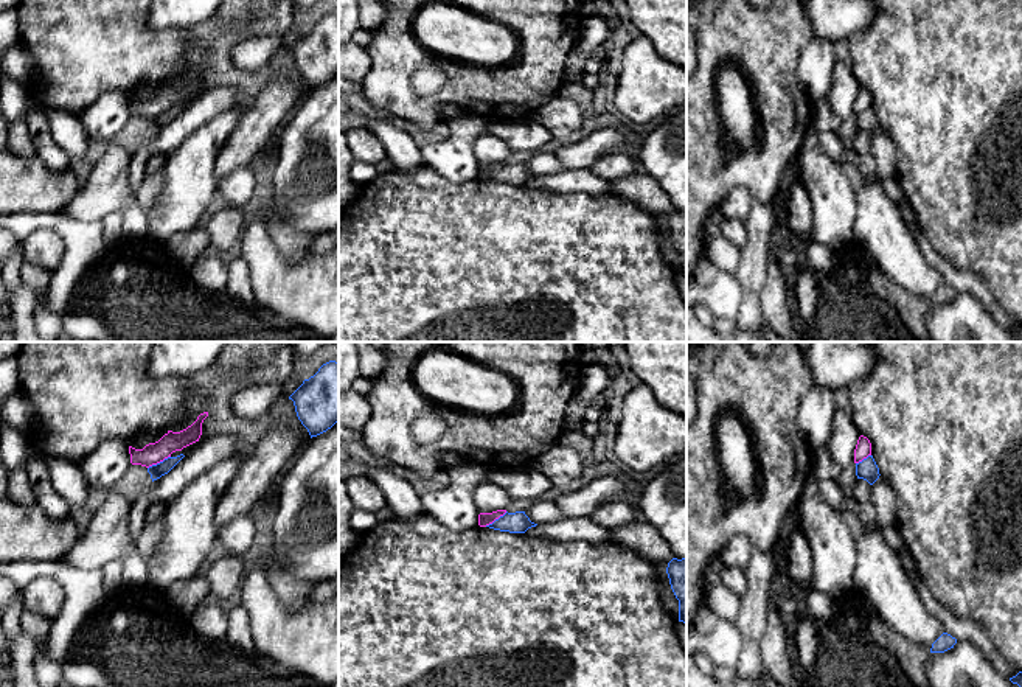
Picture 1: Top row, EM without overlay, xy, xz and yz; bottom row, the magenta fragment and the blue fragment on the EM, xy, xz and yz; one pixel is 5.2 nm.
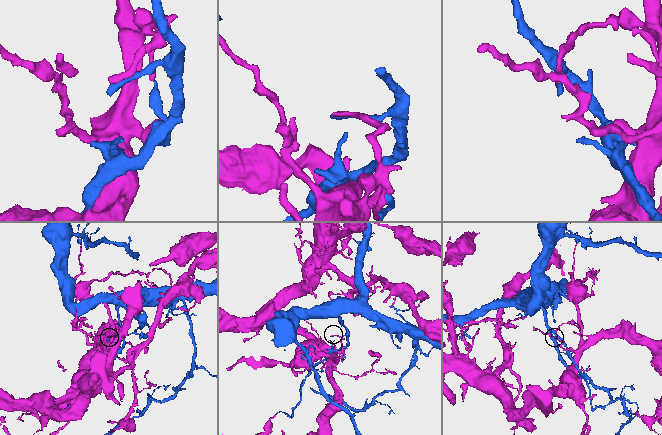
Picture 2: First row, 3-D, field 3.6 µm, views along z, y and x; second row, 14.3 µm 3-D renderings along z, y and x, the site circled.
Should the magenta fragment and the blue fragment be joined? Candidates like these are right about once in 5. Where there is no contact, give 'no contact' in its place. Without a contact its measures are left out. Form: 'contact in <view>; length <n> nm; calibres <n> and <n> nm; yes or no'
contact in xy; length 140 nm; calibres 110 and 70 nm; no

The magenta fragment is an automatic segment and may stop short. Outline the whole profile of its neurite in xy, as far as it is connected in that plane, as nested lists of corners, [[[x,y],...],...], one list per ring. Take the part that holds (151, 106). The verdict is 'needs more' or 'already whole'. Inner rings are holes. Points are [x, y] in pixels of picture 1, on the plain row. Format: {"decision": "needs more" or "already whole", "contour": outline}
{"decision": "already whole", "contour": [[[208,64],[200,65],[186,81],[180,84],[168,82],[158,93],[149,95],[143,101],[129,98],[130,115],[149,120],[171,109],[172,104],[182,103],[183,99],[199,93],[202,87],[202,75],[207,68]]]}

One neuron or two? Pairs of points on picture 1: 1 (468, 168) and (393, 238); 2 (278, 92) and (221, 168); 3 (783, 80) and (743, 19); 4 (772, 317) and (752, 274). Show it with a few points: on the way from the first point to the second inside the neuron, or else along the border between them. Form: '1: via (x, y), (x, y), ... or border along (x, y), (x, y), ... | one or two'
1: border along (426, 163), (452, 182), (466, 182), (479, 177) | two
2: via (269, 111), (238, 149) | one
3: via (772, 64), (769, 52), (752, 34) | one
4: border along (769, 258), (761, 291), (764, 320) | two

